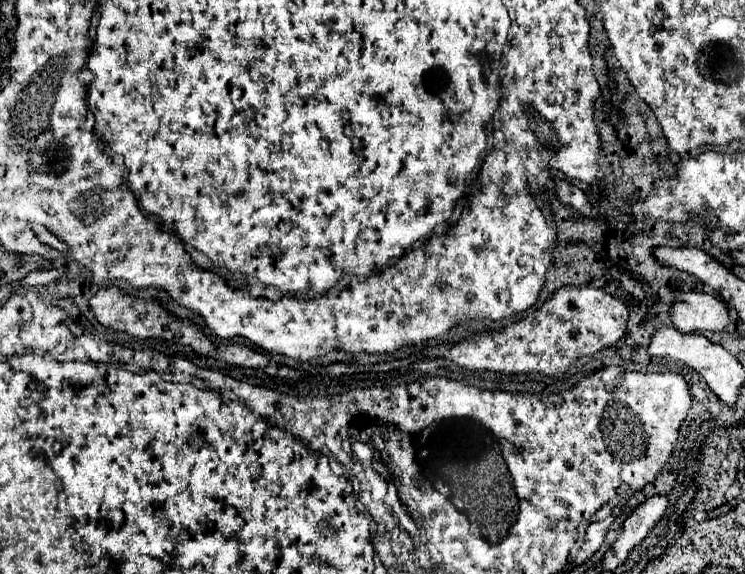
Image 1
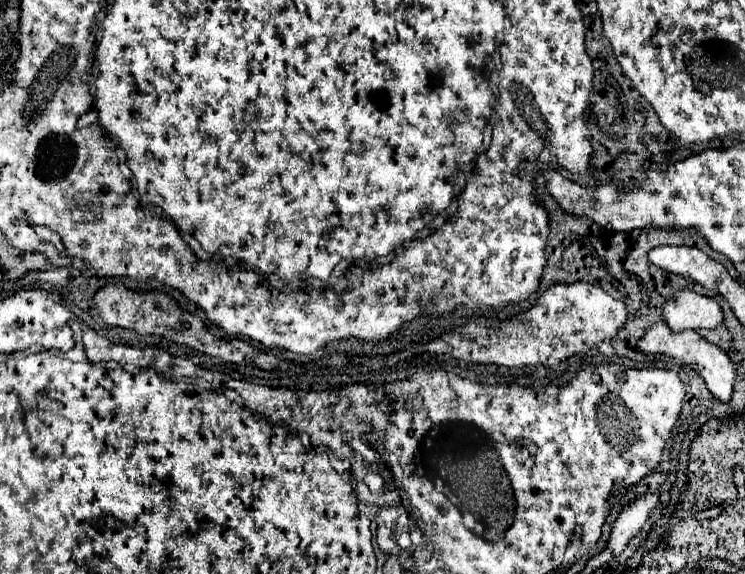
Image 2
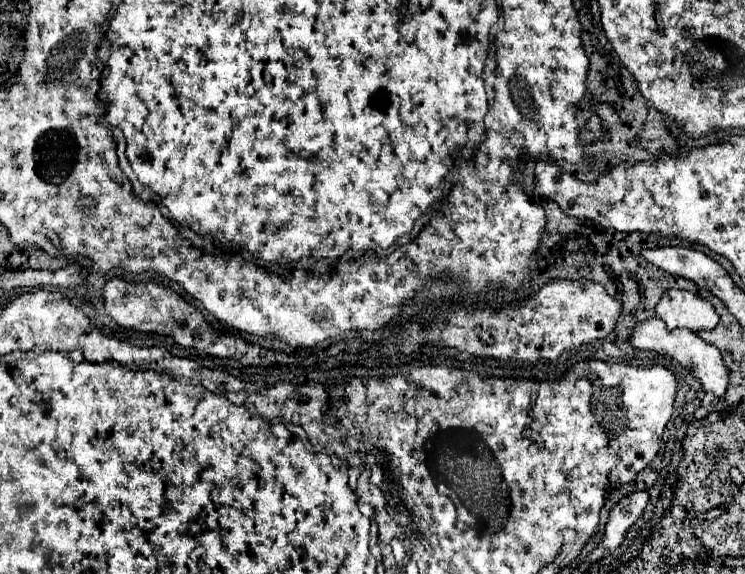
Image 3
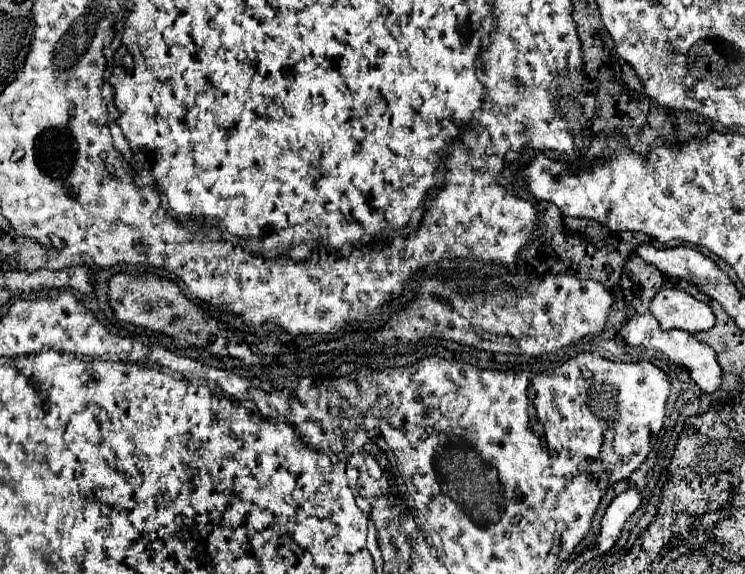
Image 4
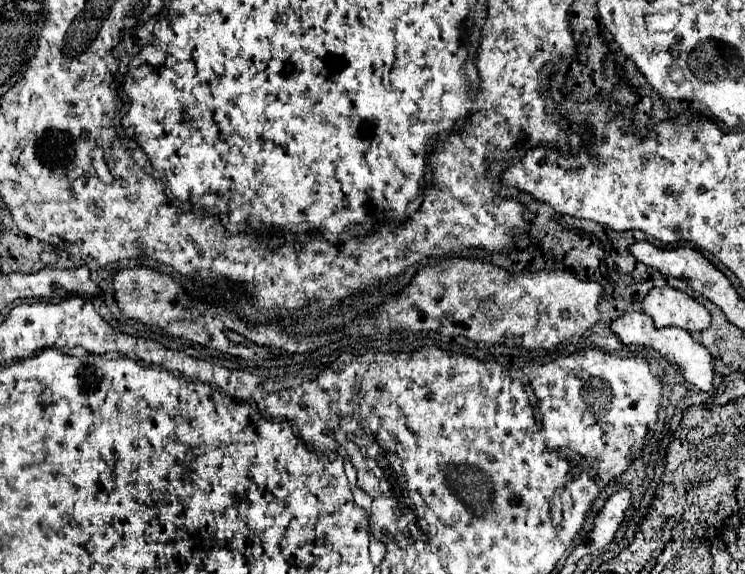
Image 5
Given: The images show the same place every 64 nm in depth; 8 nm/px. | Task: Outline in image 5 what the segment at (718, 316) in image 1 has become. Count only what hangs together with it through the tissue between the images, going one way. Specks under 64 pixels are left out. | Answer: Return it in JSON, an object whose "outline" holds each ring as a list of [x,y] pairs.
{"outline":[[[652,288],[642,304],[658,328],[678,326],[688,332],[700,332],[710,326],[710,312],[676,288]]]}

